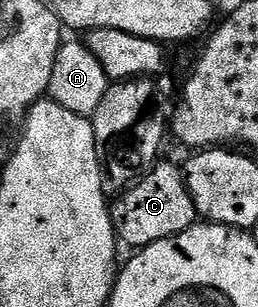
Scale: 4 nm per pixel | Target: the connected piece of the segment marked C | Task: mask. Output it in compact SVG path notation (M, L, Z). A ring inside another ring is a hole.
M158 163L156 168L152 168L149 173L144 176L138 184L134 184L132 188L126 188L120 193L121 196L111 208L113 217L113 229L117 232L118 241L122 245L130 244L133 250L140 250L151 246L155 242L159 242L163 238L171 238L175 234L179 234L183 230L187 230L193 224L198 223L197 207L193 204L191 194L185 185L185 174L180 167L177 168L173 164Z

